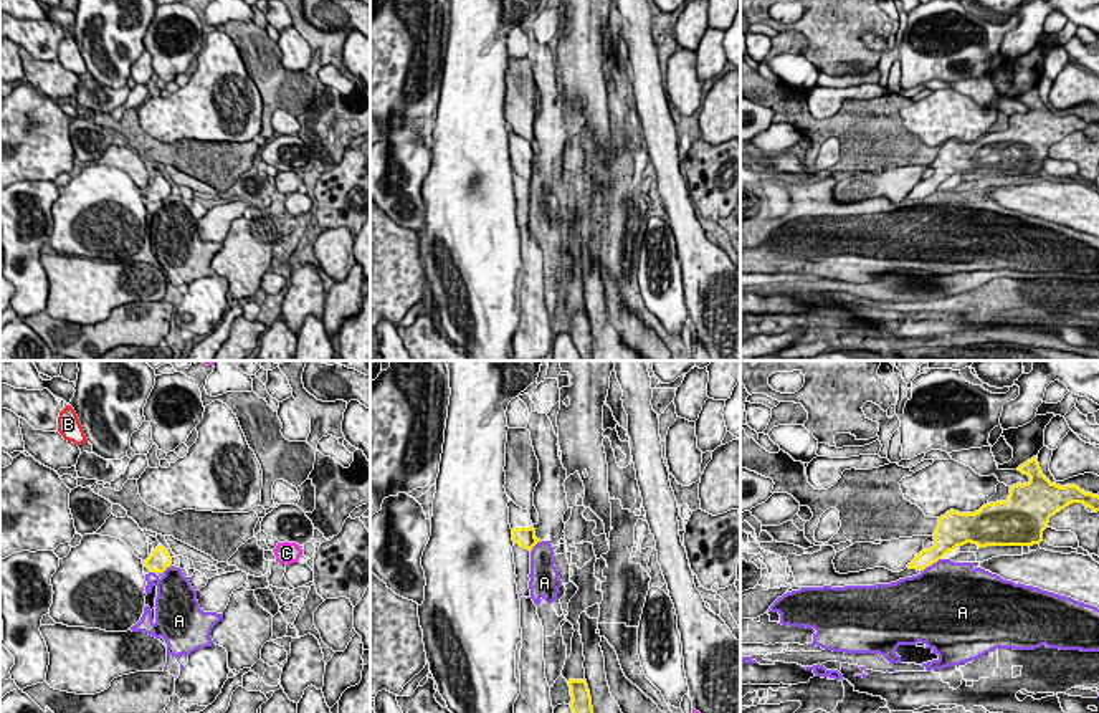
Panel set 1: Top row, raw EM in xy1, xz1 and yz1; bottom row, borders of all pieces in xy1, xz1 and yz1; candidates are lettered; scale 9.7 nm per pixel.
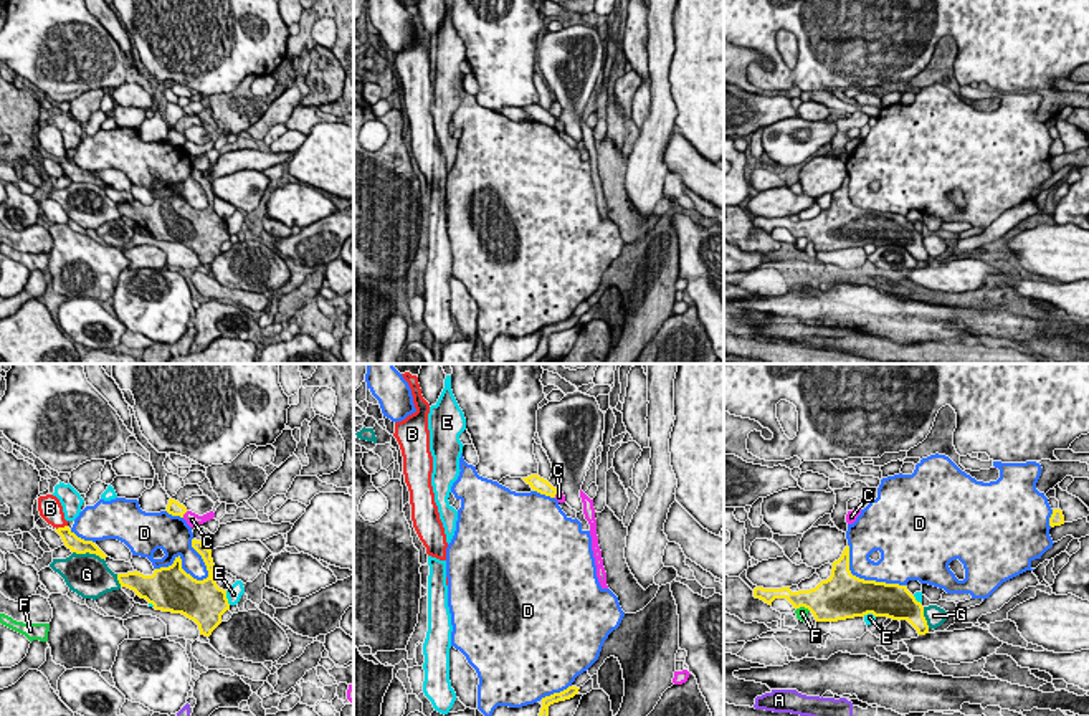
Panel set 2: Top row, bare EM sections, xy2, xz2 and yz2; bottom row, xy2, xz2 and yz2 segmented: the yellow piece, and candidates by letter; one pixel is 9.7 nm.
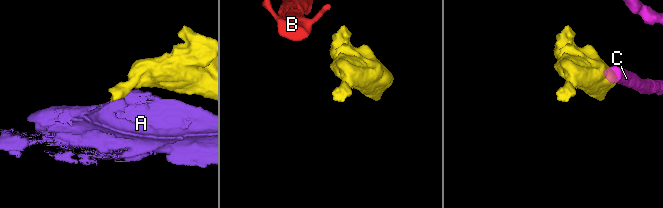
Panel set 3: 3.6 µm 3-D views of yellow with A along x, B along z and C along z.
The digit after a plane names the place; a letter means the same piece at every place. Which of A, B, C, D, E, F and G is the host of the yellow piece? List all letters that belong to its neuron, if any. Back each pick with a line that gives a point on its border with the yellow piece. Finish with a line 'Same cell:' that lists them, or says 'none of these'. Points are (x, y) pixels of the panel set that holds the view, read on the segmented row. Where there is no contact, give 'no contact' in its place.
Same cell: none of these

